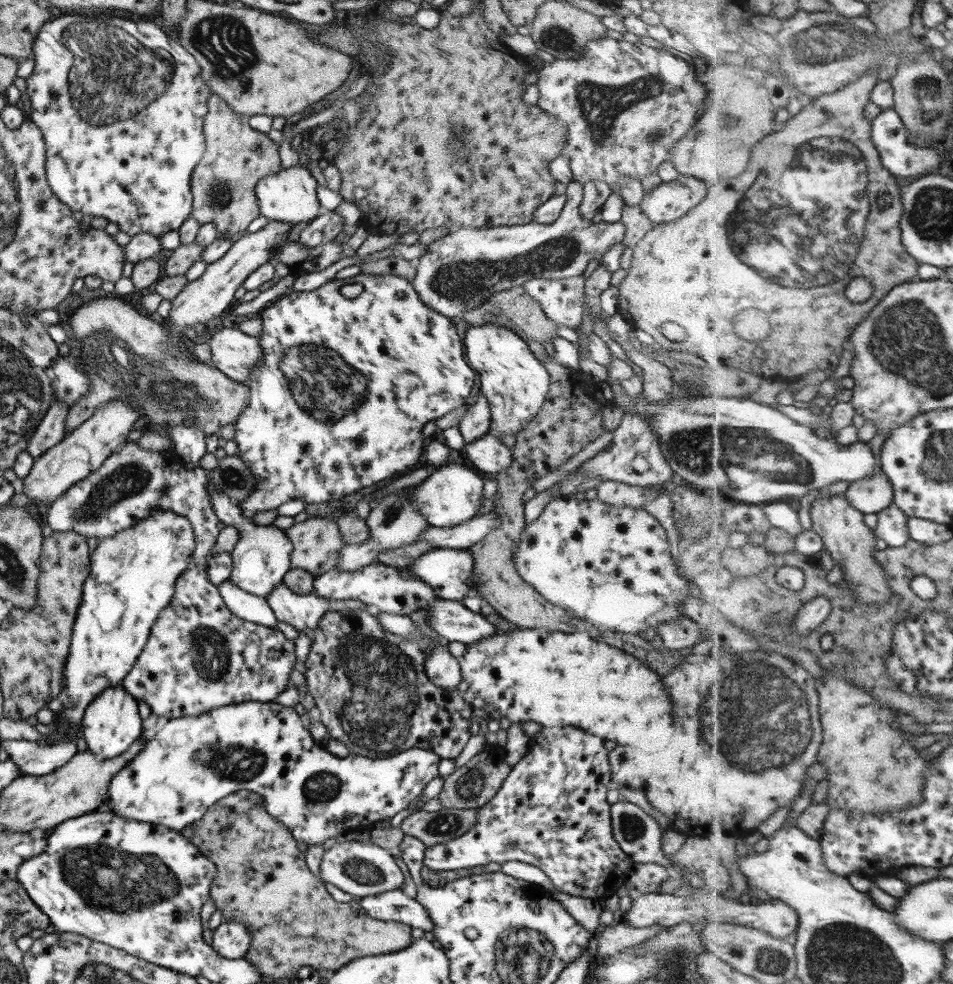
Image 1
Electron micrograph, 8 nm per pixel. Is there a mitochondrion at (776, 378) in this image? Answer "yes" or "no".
no

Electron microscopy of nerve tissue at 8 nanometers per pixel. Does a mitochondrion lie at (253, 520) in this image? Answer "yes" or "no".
no

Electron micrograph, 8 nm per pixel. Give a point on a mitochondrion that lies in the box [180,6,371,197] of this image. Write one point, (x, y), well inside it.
(225, 41)

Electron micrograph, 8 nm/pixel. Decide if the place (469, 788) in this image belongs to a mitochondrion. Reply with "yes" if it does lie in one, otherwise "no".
yes

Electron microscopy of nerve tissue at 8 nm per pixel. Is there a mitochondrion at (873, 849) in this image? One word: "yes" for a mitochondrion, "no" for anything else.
no

